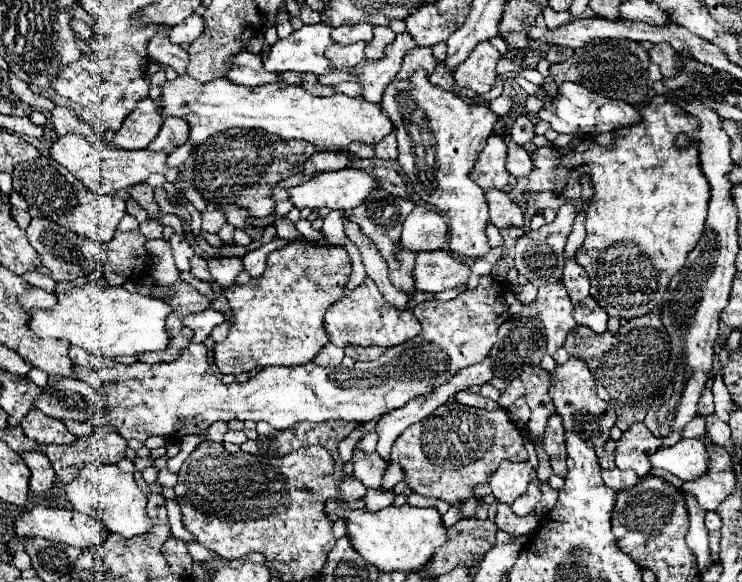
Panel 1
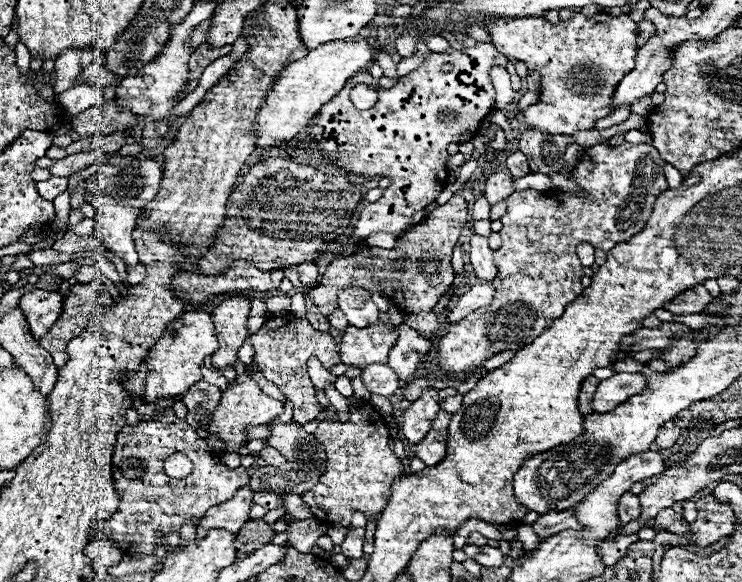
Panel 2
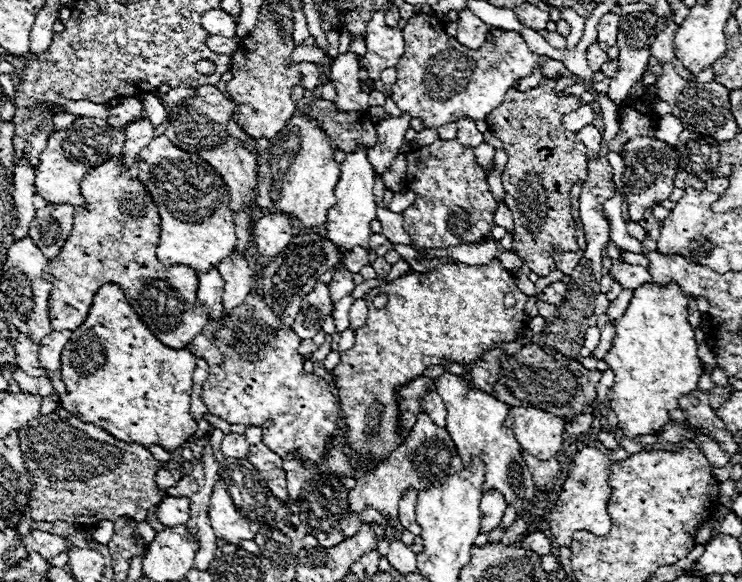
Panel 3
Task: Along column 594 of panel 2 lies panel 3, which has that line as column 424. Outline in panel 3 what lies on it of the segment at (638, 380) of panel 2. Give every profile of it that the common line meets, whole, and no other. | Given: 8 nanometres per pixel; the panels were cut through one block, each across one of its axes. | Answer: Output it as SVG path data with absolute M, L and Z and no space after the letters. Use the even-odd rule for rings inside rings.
M428 390L426 394L422 394L422 410L424 410L424 414L428 414L428 416L434 420L434 424L438 424L438 426L444 428L446 408L444 408L444 402L442 402L442 398L438 396L436 390L434 390L434 392Z

